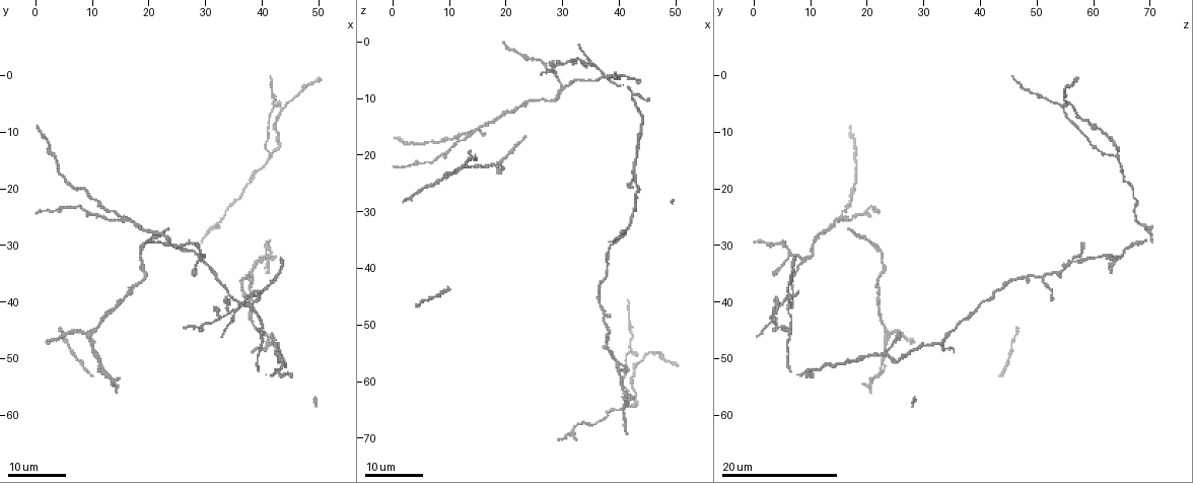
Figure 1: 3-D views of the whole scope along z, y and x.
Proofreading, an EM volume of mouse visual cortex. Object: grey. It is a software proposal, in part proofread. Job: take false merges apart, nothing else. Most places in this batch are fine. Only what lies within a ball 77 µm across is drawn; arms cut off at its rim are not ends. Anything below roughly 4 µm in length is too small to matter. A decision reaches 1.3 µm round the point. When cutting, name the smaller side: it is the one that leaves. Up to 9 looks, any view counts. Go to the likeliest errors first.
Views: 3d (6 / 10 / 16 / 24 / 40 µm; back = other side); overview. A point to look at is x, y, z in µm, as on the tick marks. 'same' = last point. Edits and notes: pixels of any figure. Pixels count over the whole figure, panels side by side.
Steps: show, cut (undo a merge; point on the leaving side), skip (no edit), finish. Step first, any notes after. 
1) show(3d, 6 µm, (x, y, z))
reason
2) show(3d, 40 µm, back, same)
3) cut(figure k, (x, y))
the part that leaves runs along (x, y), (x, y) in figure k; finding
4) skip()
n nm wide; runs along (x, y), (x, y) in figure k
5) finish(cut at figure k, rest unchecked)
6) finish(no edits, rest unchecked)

show(3d, 24 µm, (15.5, 25.0, 15.5))
four or more arms meet

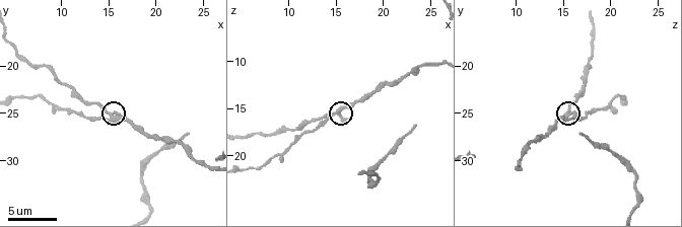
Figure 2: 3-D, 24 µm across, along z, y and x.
show(3d, 6 µm, (15.4, 25.2, 15.4))

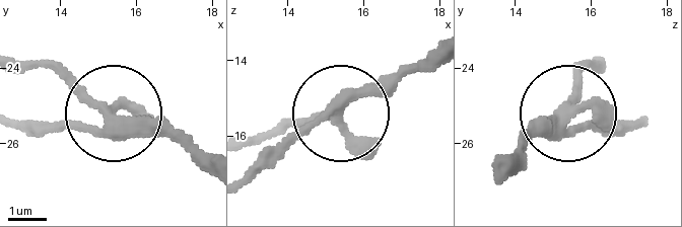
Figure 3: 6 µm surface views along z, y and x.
skip()
runs along (436, 47), (358, 92), (274, 166) in figure 3; all the same neuron

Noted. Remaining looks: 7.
show(3d, 24 µm, (29.0, 31.5, 6.0))
three-way junction

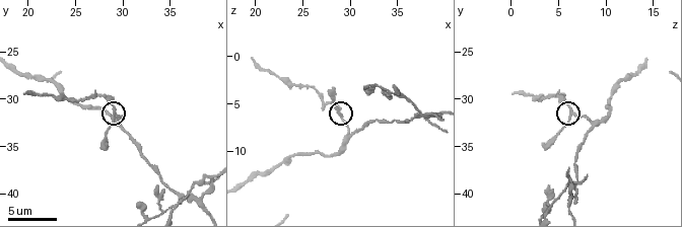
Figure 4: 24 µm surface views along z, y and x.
show(3d, 10 µm, (28.8, 31.6, 6.0))

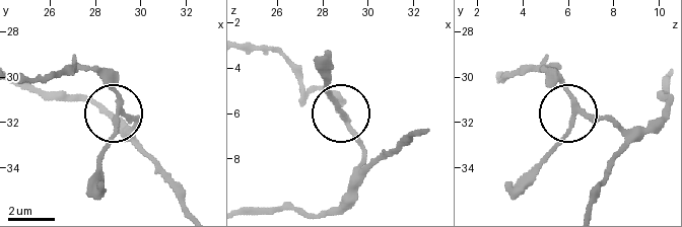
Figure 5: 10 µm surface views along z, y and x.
show(3d, 6 µm, (29.0, 31.5, 6.2))

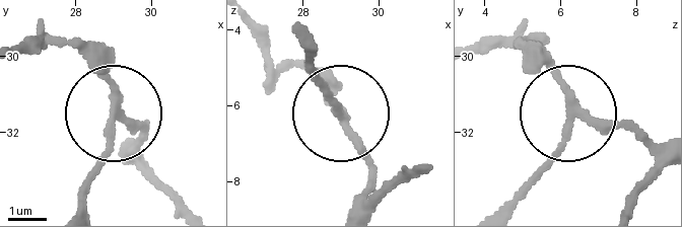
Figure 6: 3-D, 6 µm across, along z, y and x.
skip()
170 nm wide; all the same neuron

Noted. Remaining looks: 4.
show(3d, 24 µm, (39.5, 32.5, 56.5))

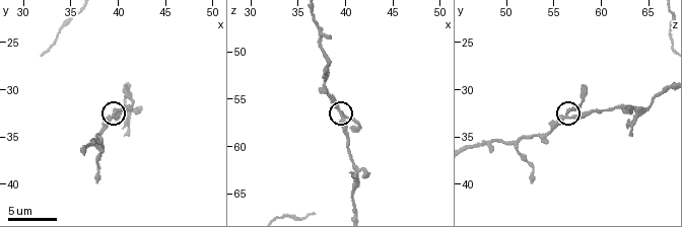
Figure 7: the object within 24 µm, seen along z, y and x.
show(3d, 6 µm, (39.6, 32.6, 56.6))

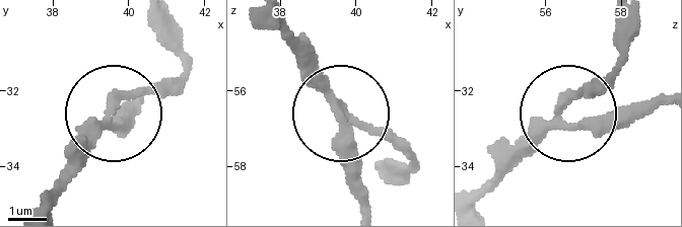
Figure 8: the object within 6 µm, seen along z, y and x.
skip()
runs along (480, 192), (612, 69) in figure 8; continuous, no second neuron

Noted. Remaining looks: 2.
show(3d, 16 µm, (9.0, 45.5, 24.0))

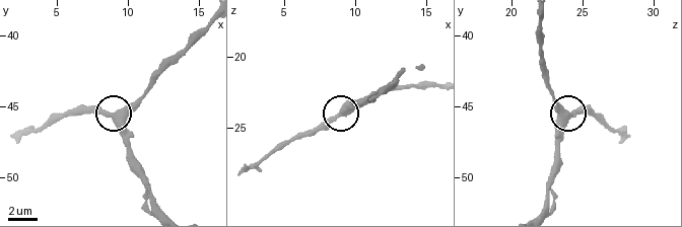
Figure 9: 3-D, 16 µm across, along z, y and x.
show(3d, 10 µm, (9.0, 45.8, 24.0))

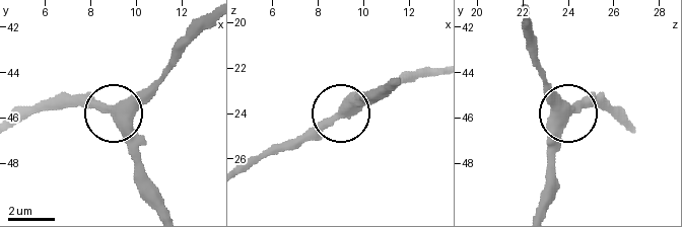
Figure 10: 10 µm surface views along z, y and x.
skip()
runs along (523, 17), (531, 59), (567, 110), (548, 172) in figure 10; continuous, no second neuron

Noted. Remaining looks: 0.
finish(no edits, rest unchecked)

